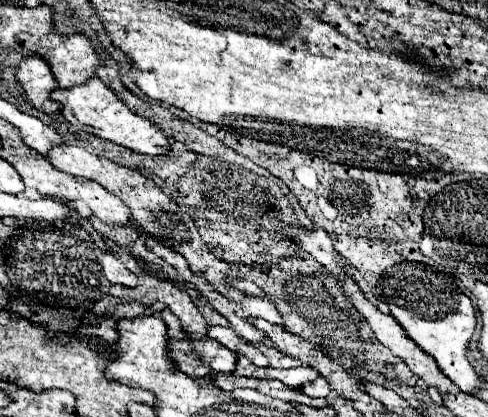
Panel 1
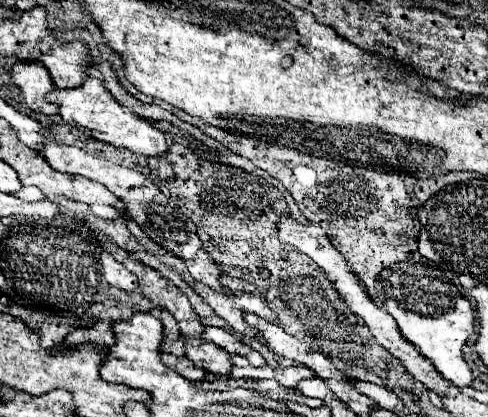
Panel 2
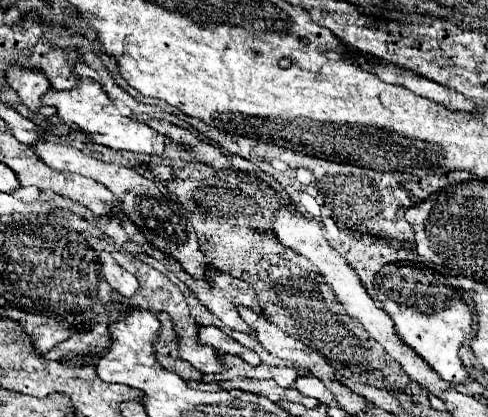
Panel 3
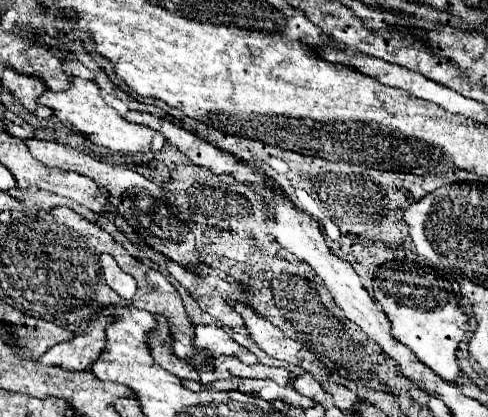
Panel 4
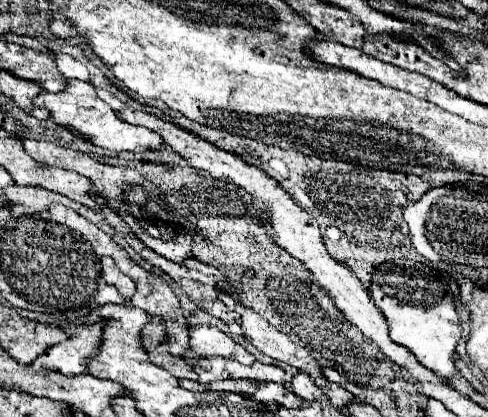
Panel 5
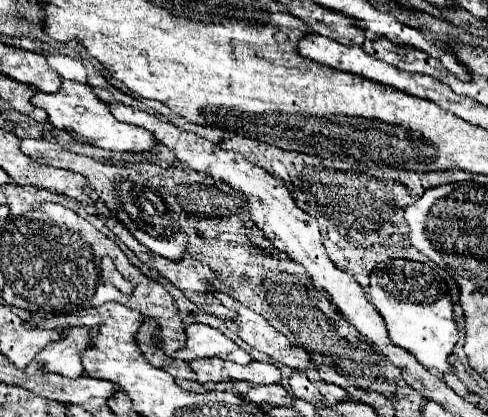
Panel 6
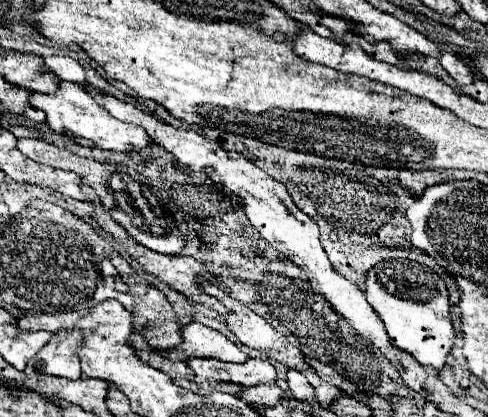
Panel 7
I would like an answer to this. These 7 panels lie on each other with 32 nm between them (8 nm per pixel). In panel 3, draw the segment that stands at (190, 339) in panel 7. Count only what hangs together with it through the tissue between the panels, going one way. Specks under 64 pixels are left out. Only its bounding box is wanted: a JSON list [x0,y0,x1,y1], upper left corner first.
[198,326,260,366]

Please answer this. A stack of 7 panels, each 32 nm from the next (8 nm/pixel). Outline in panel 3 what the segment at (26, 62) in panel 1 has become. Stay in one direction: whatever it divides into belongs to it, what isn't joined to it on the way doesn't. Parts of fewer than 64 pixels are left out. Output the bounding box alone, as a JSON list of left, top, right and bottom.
[4,66,48,112]

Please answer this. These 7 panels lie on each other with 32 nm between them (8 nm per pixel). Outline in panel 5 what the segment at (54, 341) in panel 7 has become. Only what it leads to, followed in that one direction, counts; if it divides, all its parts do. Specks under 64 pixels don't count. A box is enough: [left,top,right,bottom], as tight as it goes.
[32,324,100,376]

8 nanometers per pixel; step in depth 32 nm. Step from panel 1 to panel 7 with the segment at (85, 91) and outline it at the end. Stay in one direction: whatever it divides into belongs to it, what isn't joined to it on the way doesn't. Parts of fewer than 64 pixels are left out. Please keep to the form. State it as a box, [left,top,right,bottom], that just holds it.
[30,82,150,152]

